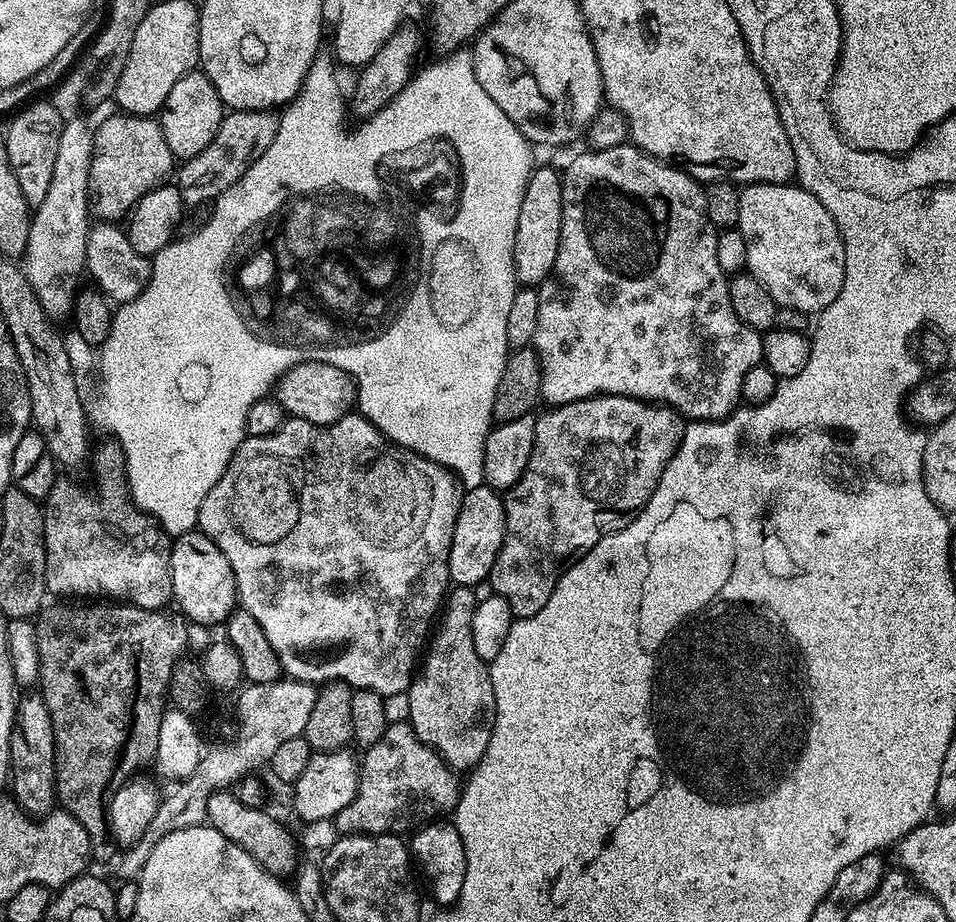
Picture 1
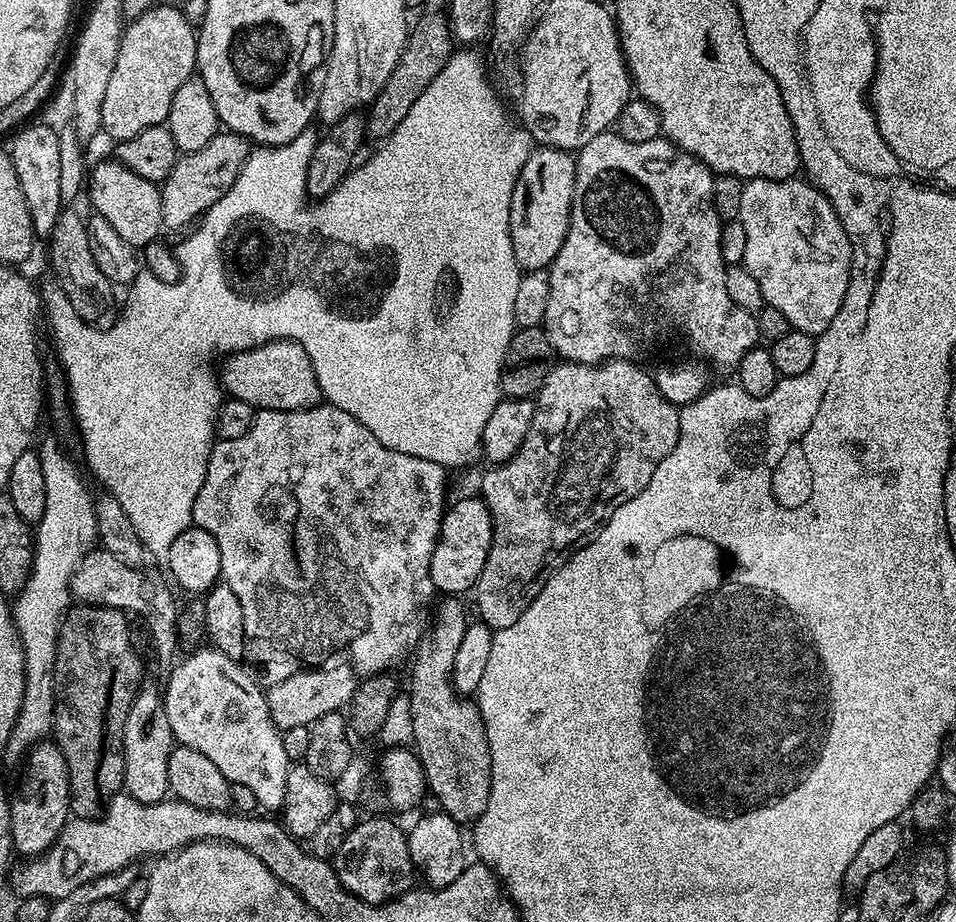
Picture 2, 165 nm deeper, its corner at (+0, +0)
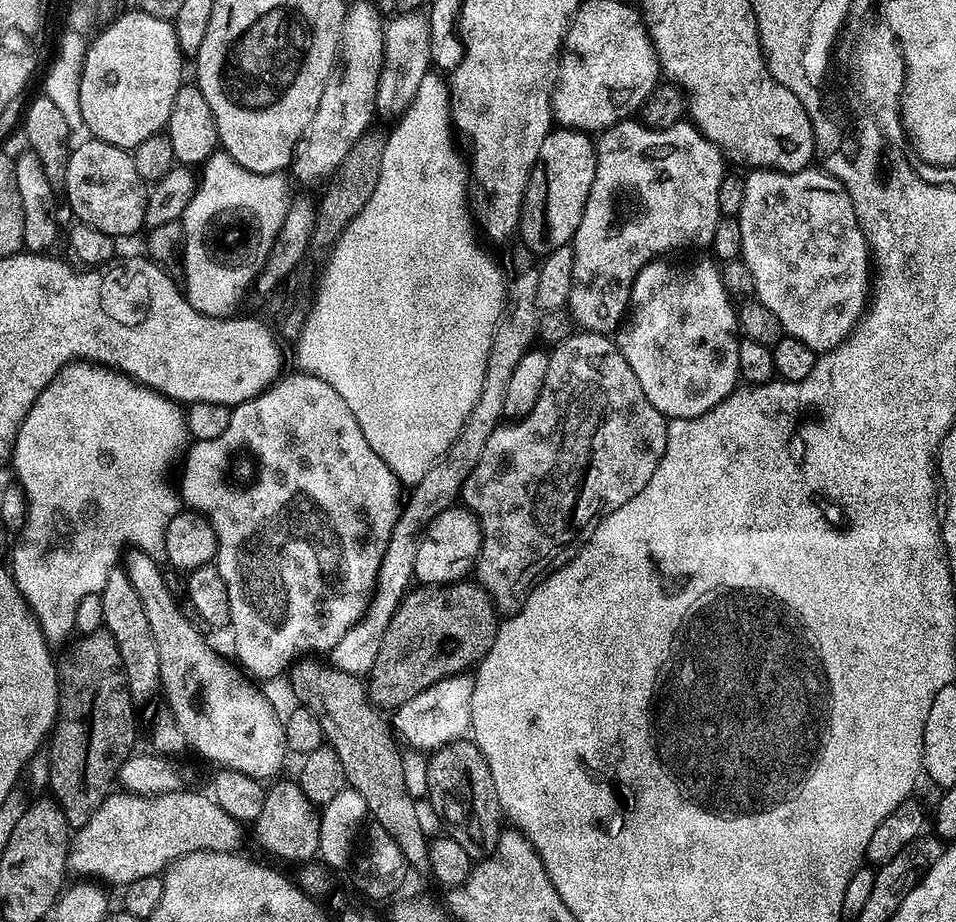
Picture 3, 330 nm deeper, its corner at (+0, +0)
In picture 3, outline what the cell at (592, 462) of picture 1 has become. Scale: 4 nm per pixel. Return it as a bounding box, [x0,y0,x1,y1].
[462,330,668,614]

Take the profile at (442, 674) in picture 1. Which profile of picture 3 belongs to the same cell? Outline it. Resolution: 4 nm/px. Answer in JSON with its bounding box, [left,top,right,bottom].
[426,739,502,862]

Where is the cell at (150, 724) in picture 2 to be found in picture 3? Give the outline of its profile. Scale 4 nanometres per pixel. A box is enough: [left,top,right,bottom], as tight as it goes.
[98,567,160,697]

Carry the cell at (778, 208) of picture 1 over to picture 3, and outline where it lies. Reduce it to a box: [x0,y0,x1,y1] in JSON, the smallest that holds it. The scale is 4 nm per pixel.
[738,166,870,354]

